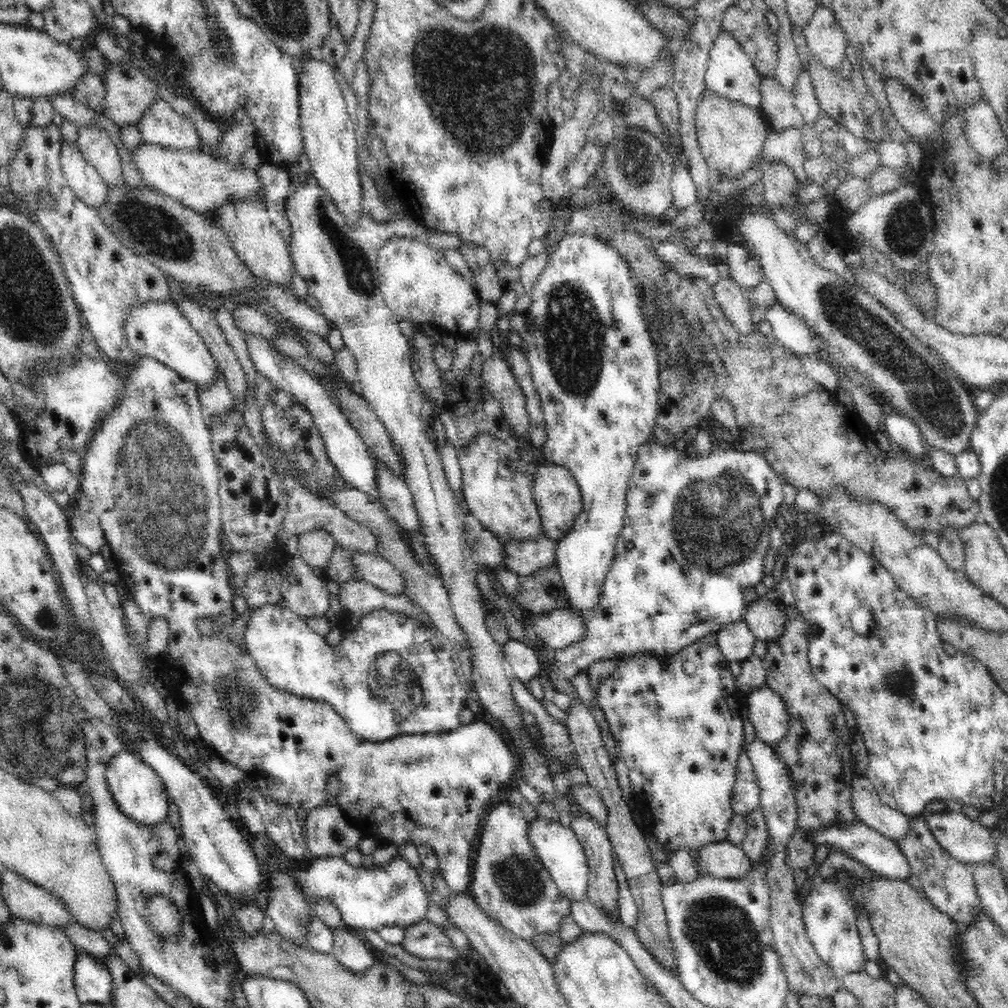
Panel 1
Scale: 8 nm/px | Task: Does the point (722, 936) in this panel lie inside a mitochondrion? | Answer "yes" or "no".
yes

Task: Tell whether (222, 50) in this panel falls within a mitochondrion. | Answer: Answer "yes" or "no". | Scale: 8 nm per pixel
yes

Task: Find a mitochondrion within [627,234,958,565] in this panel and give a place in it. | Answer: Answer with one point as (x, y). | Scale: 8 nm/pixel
(676, 331)

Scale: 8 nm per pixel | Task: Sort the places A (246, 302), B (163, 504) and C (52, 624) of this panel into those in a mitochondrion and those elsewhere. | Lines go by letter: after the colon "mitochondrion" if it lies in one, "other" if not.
A: other
B: mitochondrion
C: mitochondrion

